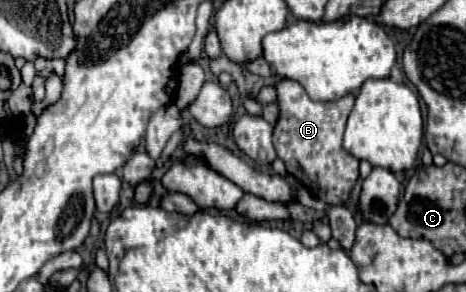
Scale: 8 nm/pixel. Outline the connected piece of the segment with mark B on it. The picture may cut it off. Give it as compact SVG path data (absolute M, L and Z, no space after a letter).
M282 79L276 85L280 117L274 127L274 149L284 161L286 171L304 185L312 197L344 205L358 181L358 159L342 147L346 119L354 107L354 95L348 93L336 101L312 101L298 81Z

